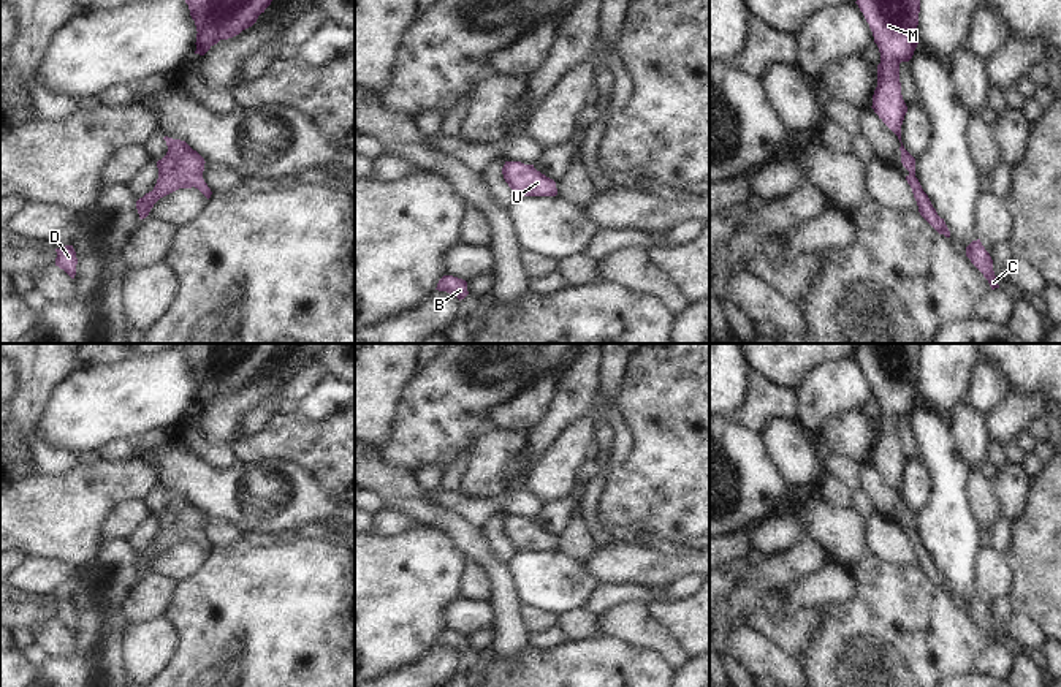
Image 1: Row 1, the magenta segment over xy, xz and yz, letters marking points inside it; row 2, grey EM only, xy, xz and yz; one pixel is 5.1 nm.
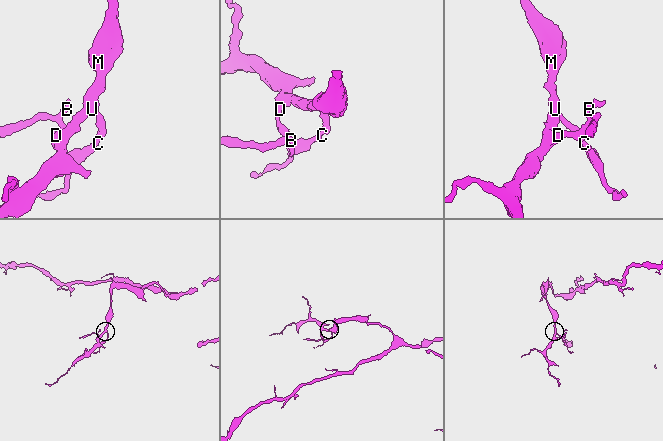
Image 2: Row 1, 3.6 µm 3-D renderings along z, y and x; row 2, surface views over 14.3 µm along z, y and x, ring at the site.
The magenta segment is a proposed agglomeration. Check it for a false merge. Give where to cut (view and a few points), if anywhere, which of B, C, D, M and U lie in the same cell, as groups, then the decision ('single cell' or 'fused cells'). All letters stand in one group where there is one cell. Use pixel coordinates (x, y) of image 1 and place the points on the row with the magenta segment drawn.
no cut | B C D M U | single cell

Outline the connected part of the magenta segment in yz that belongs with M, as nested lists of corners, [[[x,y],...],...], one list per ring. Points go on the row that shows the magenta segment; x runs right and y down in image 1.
[[[857,0],[874,36],[874,43],[880,52],[877,65],[877,87],[873,95],[873,109],[879,119],[898,136],[901,142],[901,125],[907,112],[907,106],[901,95],[899,63],[909,62],[917,47],[917,25],[920,13],[920,0]]]

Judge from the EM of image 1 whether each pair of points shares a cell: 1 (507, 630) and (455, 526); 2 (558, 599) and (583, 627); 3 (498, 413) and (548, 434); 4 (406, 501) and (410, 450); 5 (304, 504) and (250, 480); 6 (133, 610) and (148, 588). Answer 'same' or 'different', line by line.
1: same
2: different
3: different
4: different
5: same
6: same

